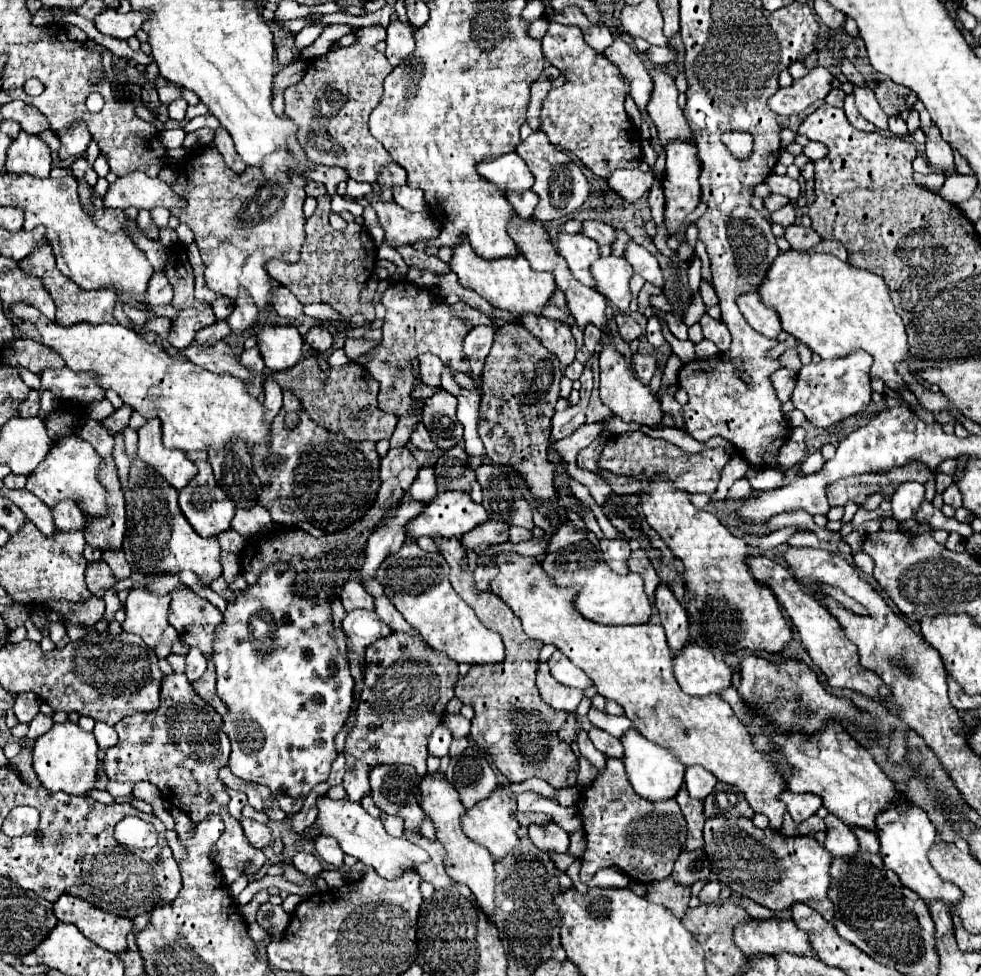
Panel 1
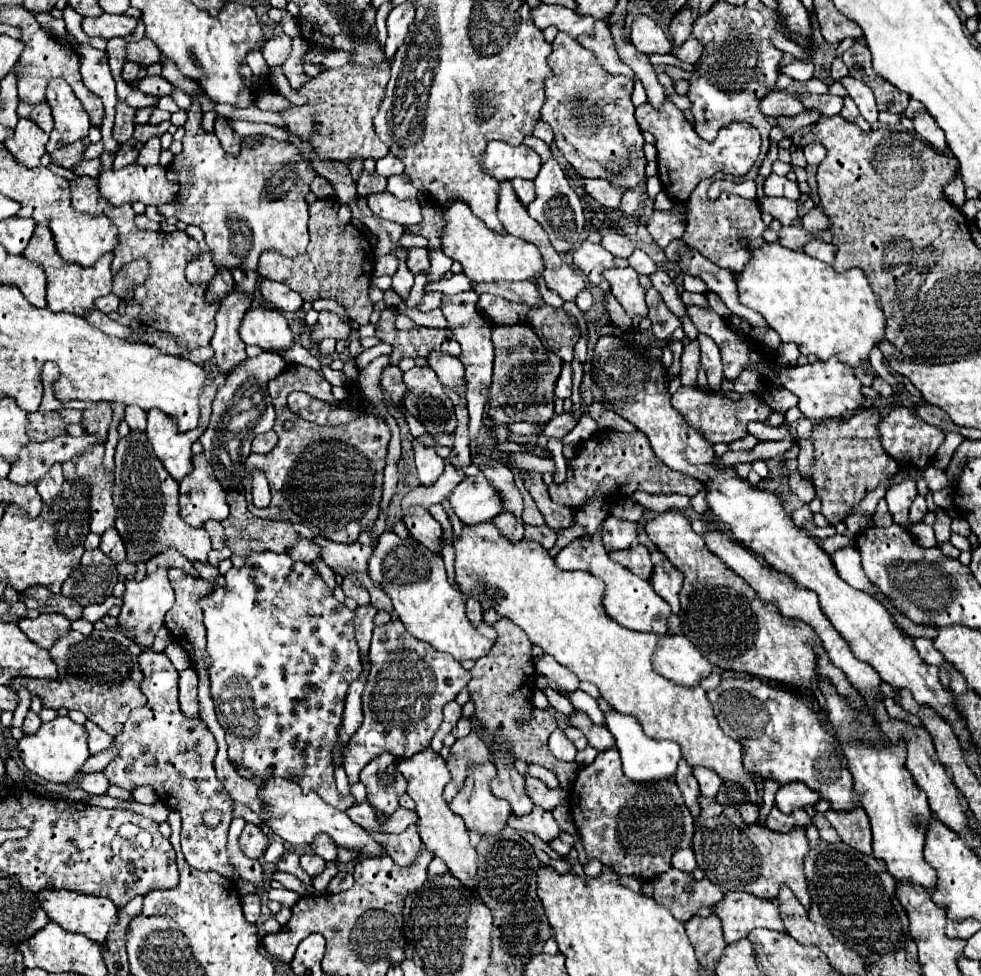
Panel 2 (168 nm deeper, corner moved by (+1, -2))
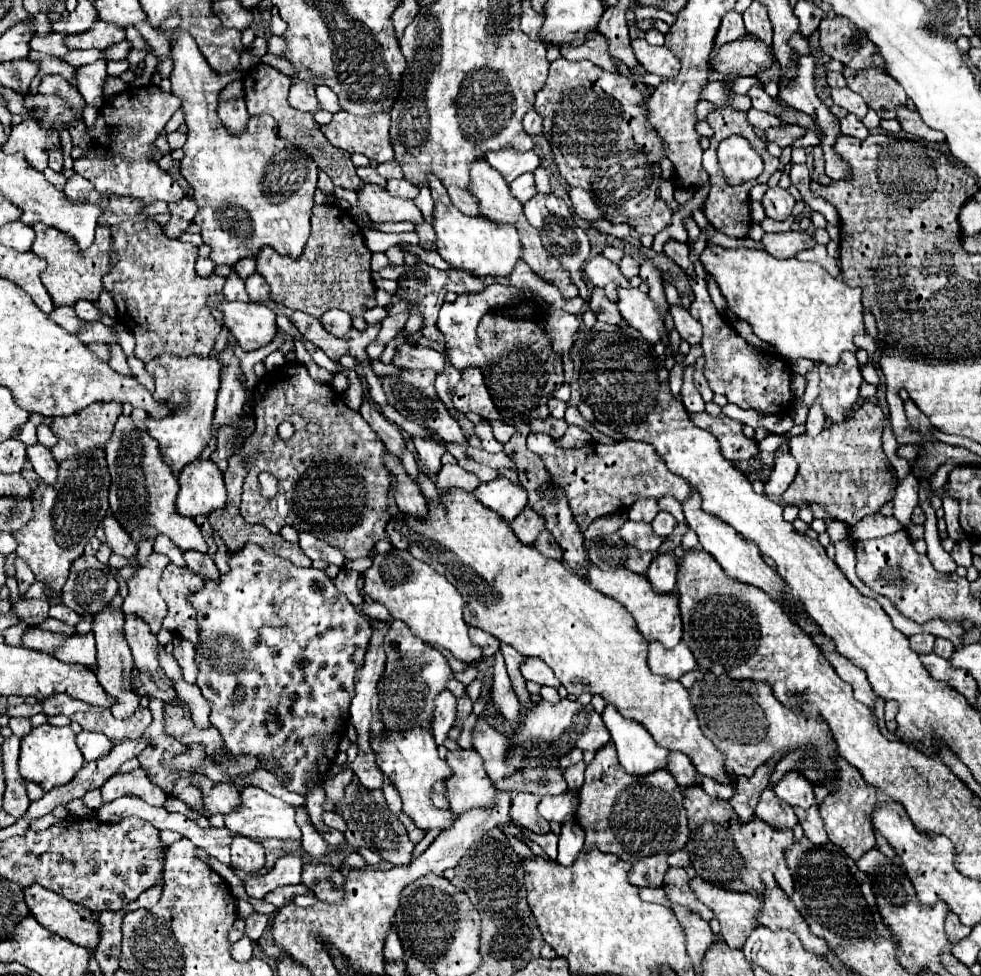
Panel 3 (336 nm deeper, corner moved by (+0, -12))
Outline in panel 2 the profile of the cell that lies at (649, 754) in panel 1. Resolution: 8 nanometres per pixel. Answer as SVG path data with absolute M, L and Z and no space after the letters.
M609 710L605 714L605 726L613 734L617 742L617 750L621 752L621 762L623 762L623 772L629 780L633 782L649 782L649 780L663 780L663 778L673 778L677 770L677 762L681 760L681 750L675 742L665 742L665 740L653 740L645 736L641 724L635 720L635 716L619 714L615 710Z

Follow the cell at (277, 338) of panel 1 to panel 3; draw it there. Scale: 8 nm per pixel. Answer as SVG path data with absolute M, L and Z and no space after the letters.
M220 302L226 328L236 336L242 350L258 350L278 334L276 314L266 304L254 302Z

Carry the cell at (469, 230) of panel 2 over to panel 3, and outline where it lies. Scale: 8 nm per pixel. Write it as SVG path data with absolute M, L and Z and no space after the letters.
M430 174L430 190L434 198L434 230L438 254L456 270L466 270L476 278L508 278L522 260L522 242L514 226L498 226L488 218L472 218L452 206L442 182Z

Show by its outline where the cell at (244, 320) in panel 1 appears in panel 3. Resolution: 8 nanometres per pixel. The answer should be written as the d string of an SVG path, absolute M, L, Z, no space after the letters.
M244 258L242 262L238 262L238 264L234 266L234 270L238 272L238 276L240 276L242 280L246 280L250 274L256 272L256 262L254 262L254 258Z

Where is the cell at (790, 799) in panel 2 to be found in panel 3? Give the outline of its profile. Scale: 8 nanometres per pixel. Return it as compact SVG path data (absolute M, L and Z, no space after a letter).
M788 772L774 788L776 796L790 804L790 806L800 806L800 808L810 808L816 804L814 794L812 794L812 786L810 782L806 782L806 778L802 778L802 774L794 774Z

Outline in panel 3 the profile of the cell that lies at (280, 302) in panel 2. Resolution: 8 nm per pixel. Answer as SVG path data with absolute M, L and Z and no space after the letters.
M254 272L248 280L246 280L246 292L250 296L252 302L270 302L270 286L266 284L266 280Z

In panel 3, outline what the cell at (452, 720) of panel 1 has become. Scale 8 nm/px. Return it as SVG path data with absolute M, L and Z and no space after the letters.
M444 690L436 698L436 712L434 712L434 722L432 722L434 740L438 746L442 746L444 740L448 738L448 730L454 724L454 716L456 716L456 698L448 690Z

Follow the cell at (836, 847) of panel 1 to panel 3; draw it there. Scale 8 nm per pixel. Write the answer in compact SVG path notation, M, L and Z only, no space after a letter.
M810 806L808 810L794 808L794 812L798 816L800 826L804 828L804 834L810 838L810 842L816 844L816 846L826 846L828 844L828 836L826 836L822 818L818 814L818 806Z

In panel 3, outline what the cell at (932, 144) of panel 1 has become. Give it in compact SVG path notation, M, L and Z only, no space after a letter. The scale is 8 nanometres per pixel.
M902 106L902 110L898 110L898 122L902 124L902 130L904 132L910 132L914 136L920 136L922 140L944 142L944 134L928 128L916 110L908 110L906 106Z

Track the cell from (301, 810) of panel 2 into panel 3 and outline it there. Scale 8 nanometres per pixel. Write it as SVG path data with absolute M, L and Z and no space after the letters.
M254 786L242 788L242 806L238 808L238 812L226 814L226 828L252 840L264 840L264 838L300 840L302 838L300 828L296 824L296 806L290 806L284 800Z

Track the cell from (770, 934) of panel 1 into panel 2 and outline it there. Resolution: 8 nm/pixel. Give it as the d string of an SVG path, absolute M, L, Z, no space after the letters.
M741 890L725 892L721 902L715 906L715 914L723 922L727 944L737 942L739 938L747 938L749 930L753 928L771 928L779 932L785 930L775 902L761 900Z

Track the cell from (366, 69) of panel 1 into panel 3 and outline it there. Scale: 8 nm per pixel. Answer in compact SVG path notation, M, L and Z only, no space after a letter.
M338 110L330 124L320 126L322 134L332 146L350 154L360 152L376 164L394 160L394 150L388 142L388 128L388 112L376 112L372 116L354 116L346 110Z

